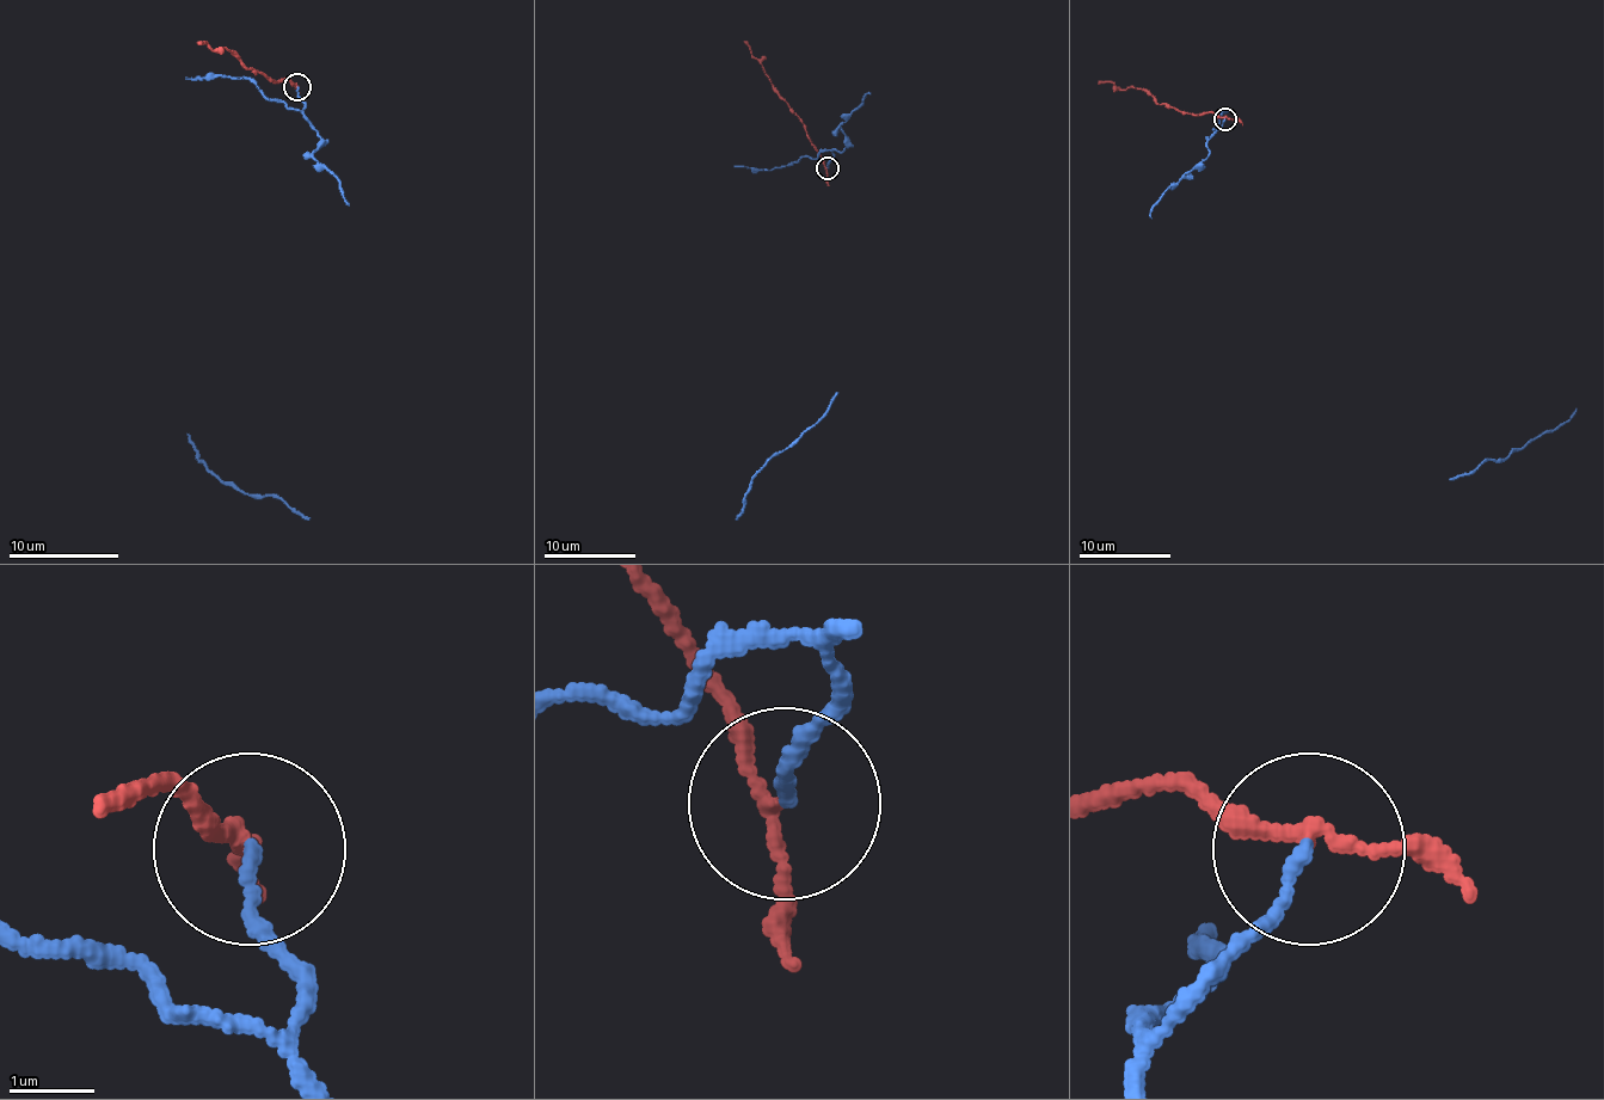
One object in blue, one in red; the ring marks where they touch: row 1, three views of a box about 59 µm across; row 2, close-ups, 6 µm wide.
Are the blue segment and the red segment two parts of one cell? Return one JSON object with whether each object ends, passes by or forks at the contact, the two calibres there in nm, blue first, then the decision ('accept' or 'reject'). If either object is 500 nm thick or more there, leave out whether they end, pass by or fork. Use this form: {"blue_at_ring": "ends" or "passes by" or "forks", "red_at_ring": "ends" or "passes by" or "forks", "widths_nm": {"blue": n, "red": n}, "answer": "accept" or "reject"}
{"blue_at_ring": "ends", "red_at_ring": "passes by", "widths_nm": {"blue": 140, "red": 150}, "answer": "reject"}

